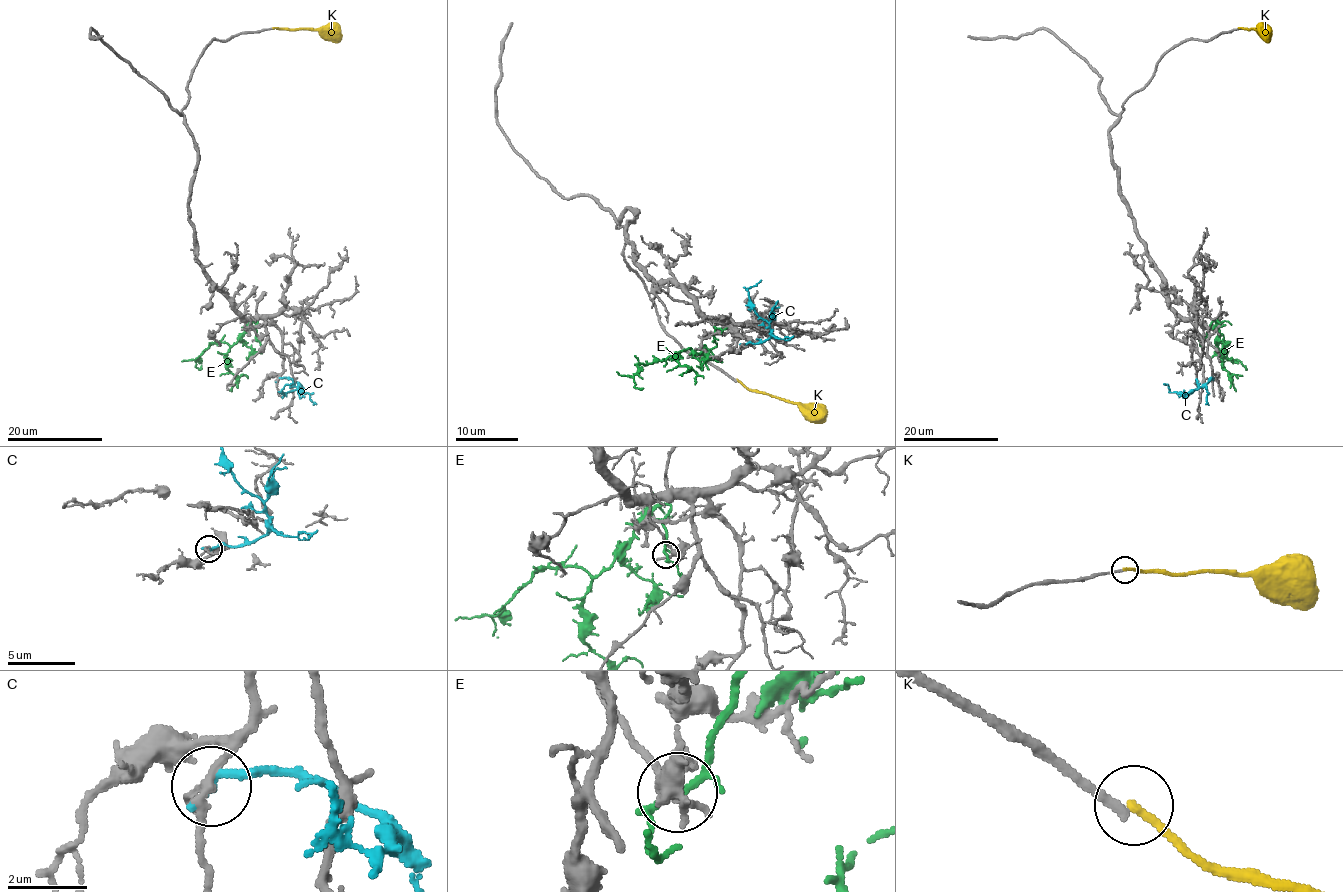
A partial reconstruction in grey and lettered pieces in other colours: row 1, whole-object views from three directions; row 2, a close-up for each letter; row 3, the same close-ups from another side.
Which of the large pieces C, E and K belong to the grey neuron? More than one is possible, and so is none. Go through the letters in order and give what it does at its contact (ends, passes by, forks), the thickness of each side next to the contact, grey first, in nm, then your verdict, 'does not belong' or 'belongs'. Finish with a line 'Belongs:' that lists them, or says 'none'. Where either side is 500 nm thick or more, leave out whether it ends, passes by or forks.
C: it ends | 170/240 nm | does not belong
E: it forks | 200/150 nm | does not belong
K: it ends | 200/200 nm | does not belong
Belongs: none

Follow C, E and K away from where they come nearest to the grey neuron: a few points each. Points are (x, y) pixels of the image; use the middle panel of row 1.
C: (744, 344), (759, 344), (770, 336), (767, 322), (754, 311), (748, 289), (761, 280)
E: (714, 333), (717, 344), (700, 353), (687, 349), (664, 359), (639, 364), (634, 386), (642, 388)
K: (737, 380), (750, 389), (798, 402), (825, 419)

